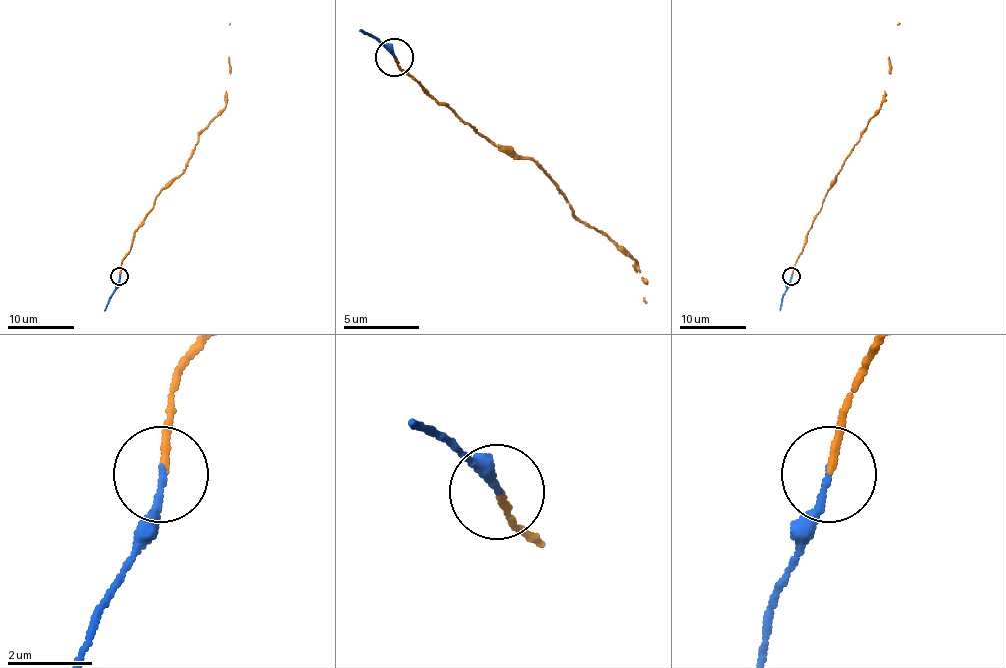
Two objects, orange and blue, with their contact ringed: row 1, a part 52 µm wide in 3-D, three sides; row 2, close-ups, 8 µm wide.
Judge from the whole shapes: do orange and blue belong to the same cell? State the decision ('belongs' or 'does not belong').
belongs

